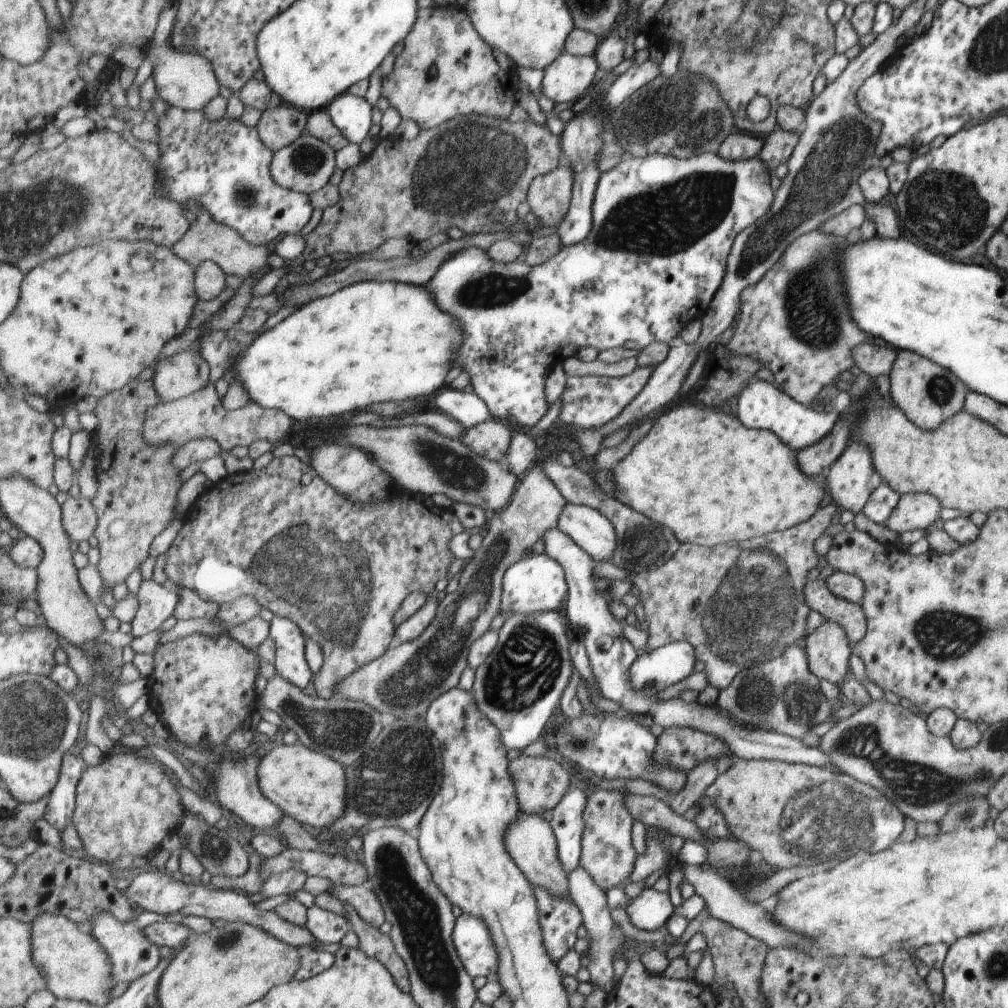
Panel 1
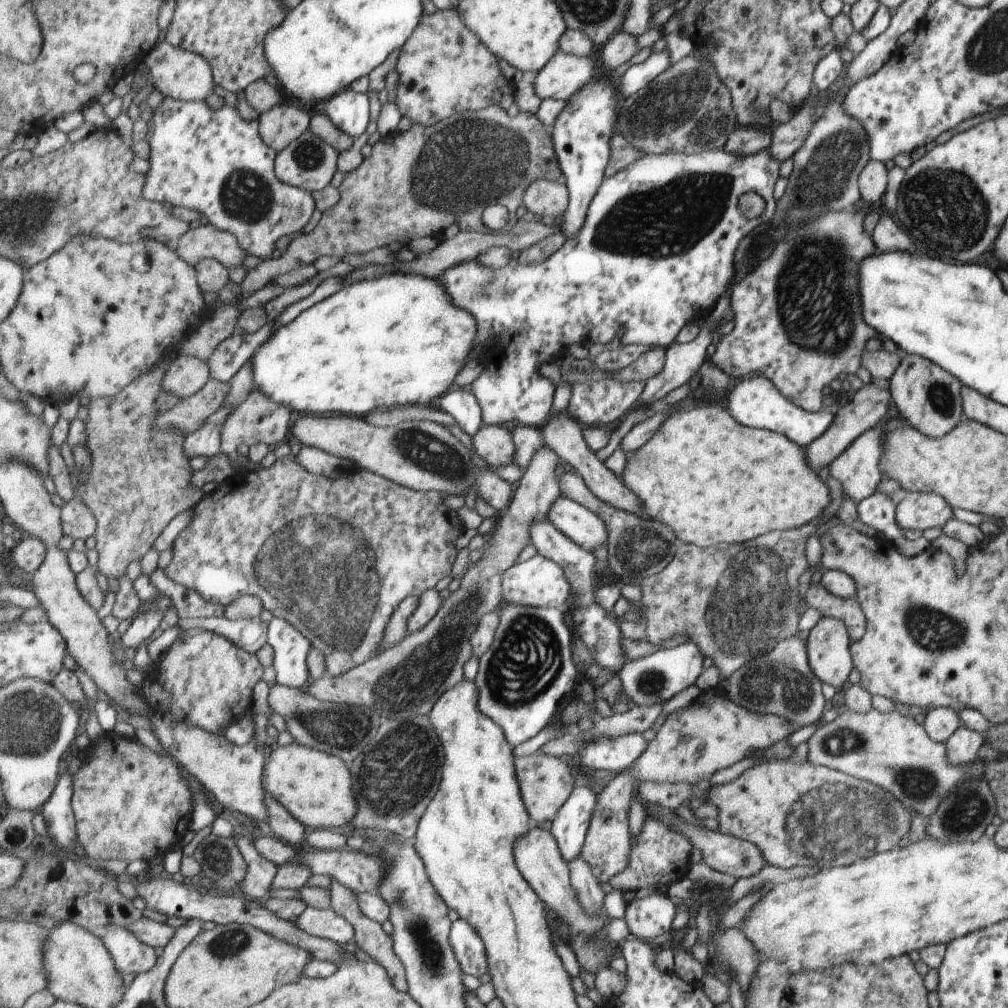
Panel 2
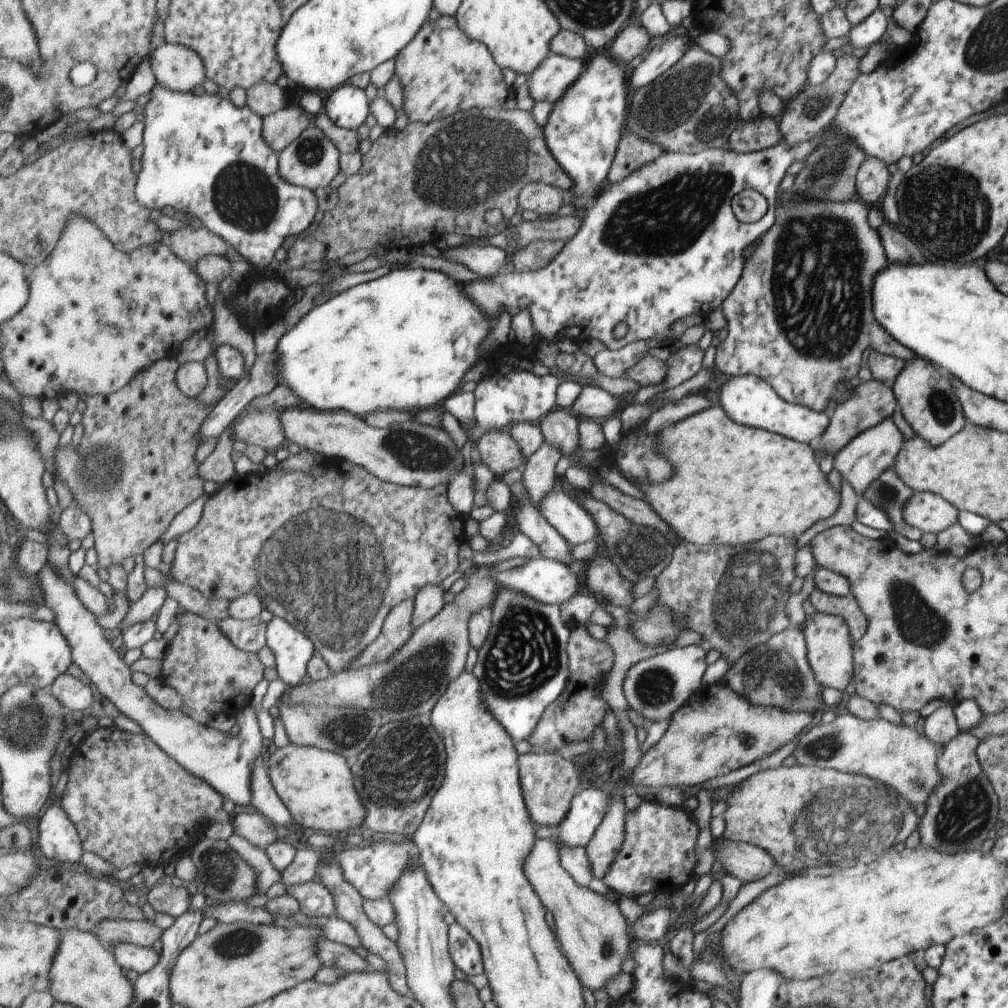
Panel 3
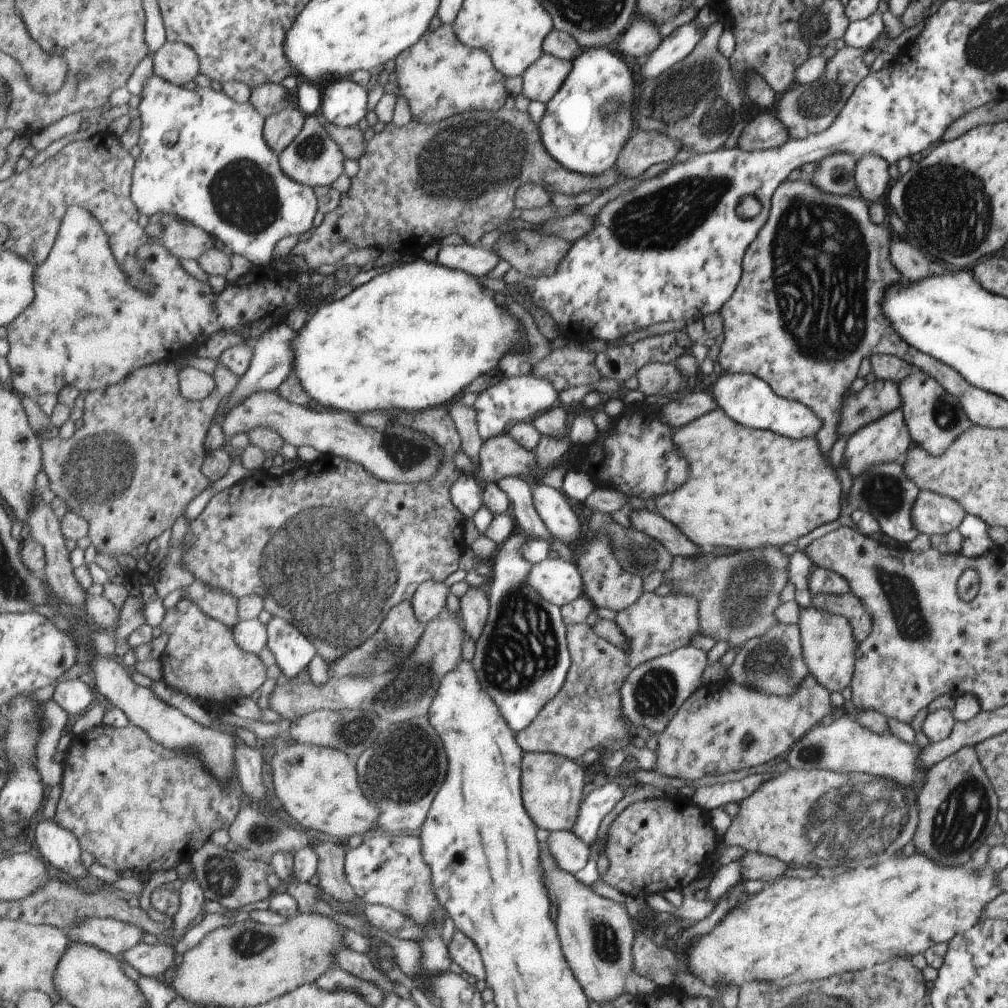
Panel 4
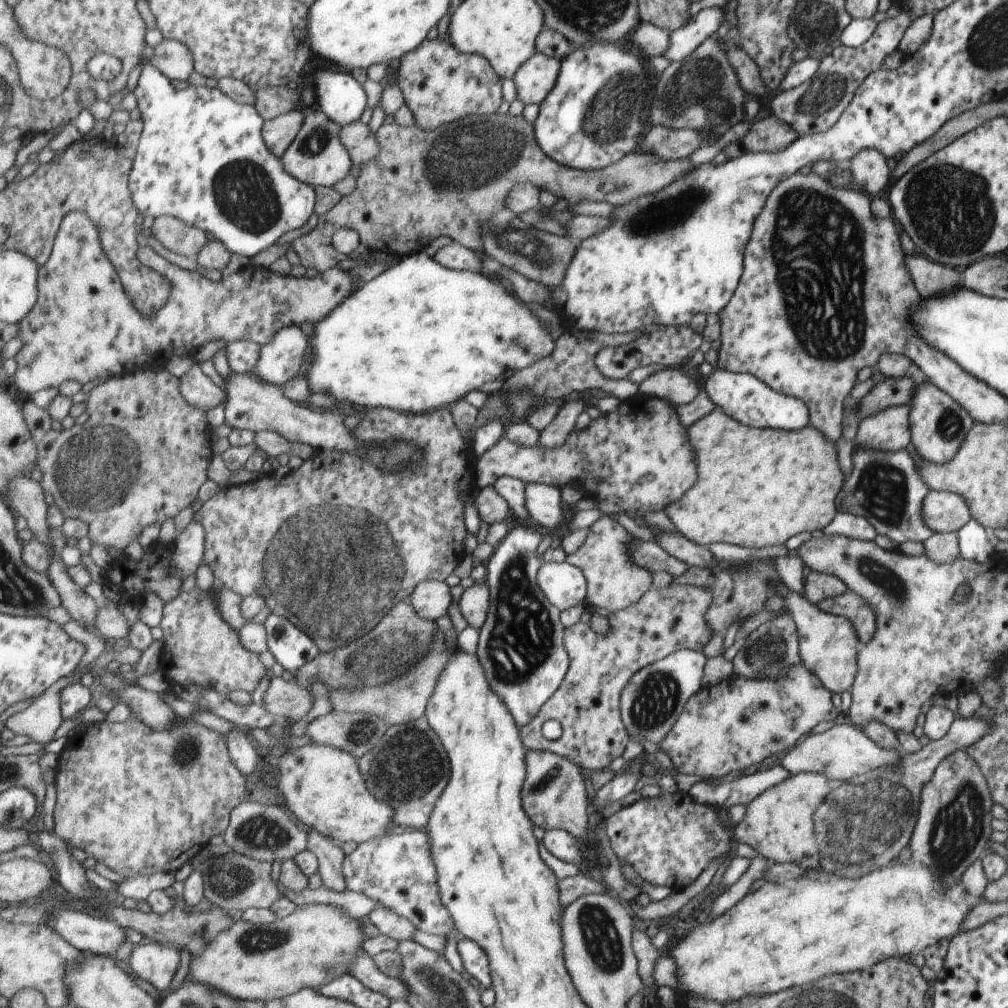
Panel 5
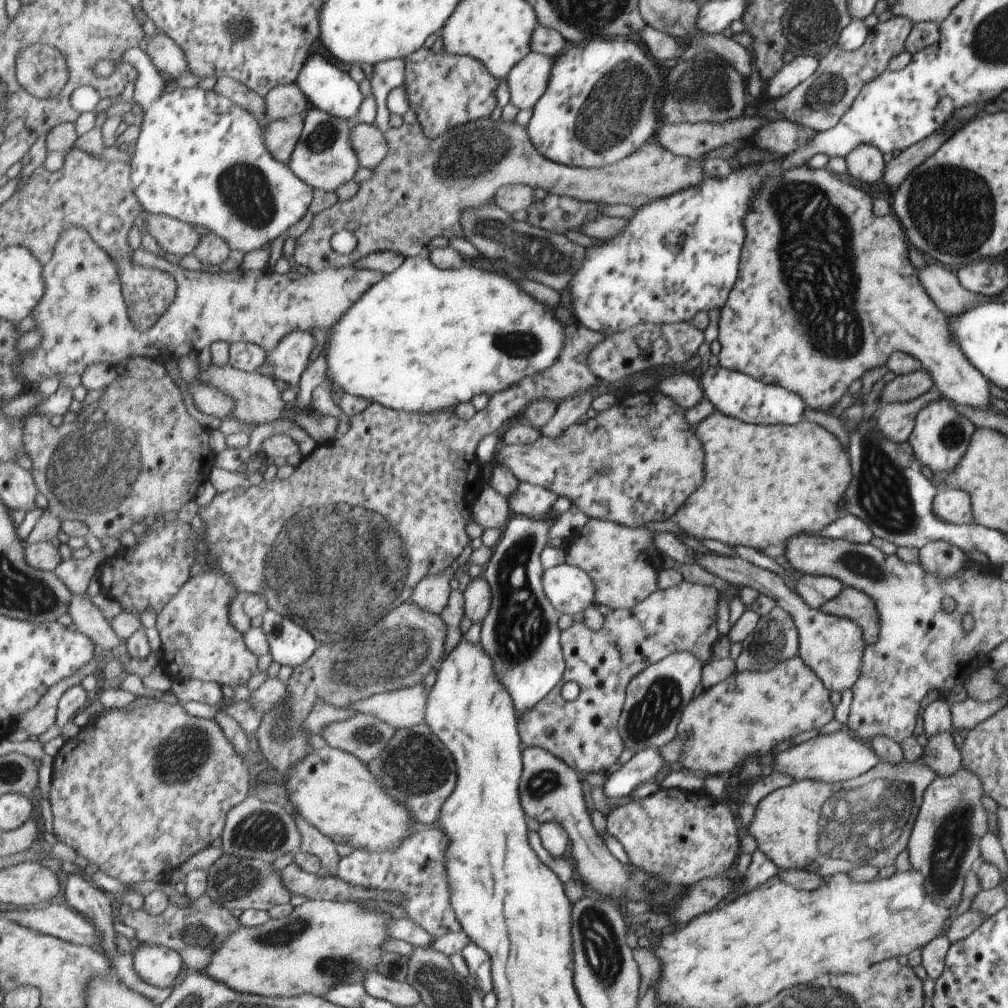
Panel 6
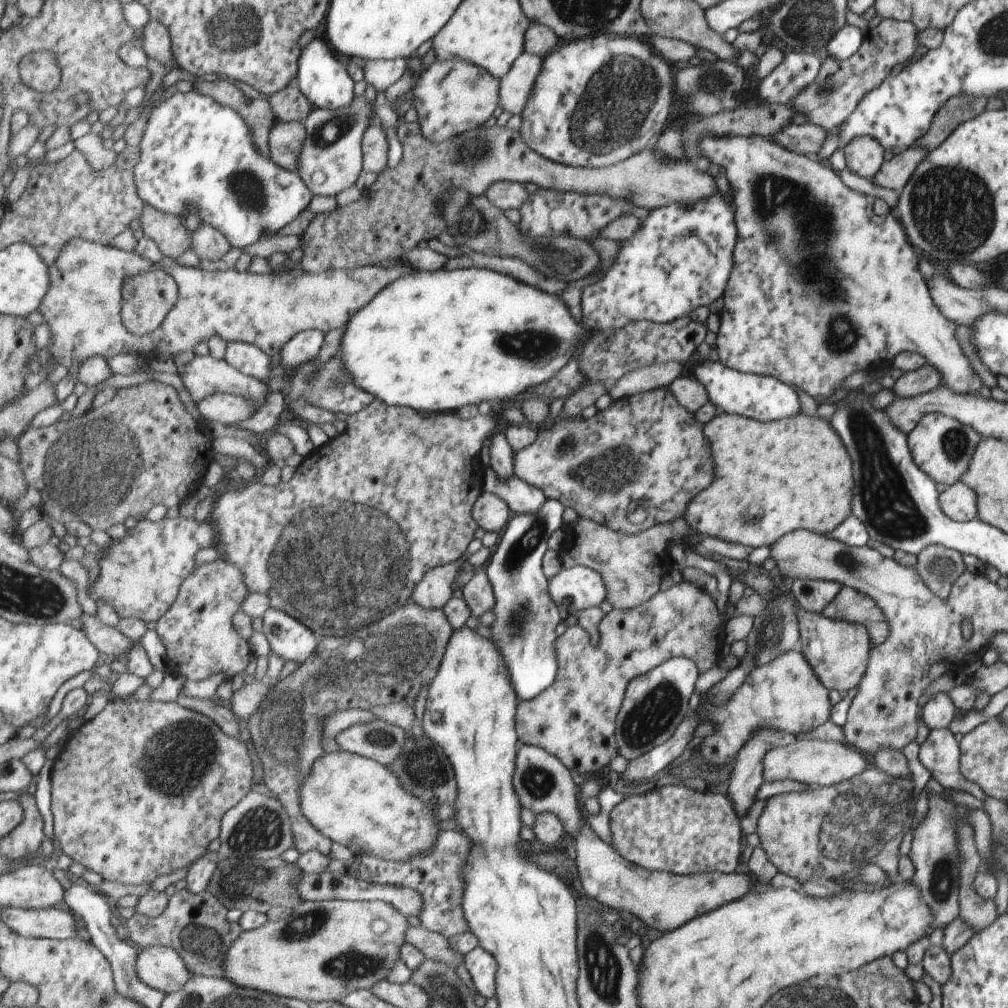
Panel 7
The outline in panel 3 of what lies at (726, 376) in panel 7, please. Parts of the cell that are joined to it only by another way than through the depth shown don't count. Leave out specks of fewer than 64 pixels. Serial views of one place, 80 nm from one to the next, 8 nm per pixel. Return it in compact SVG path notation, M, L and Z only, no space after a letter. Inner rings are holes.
M741 375L725 380L717 392L717 404L726 411L728 417L739 424L775 432L800 443L813 444L821 438L830 422L829 414L784 401L767 381L753 375Z

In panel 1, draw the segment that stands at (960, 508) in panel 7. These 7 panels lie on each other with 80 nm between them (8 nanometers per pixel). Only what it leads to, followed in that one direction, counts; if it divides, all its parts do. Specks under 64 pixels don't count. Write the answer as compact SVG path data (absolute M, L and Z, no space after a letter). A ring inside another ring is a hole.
M929 493L900 495L886 520L886 528L897 536L905 530L923 530L941 517L940 502Z

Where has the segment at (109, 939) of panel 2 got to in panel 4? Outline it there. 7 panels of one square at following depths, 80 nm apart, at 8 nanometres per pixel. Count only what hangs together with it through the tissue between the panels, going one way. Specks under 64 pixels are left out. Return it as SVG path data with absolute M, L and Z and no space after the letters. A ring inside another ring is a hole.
M139 943L126 950L122 956L143 977L159 977L165 972L174 954L173 946Z

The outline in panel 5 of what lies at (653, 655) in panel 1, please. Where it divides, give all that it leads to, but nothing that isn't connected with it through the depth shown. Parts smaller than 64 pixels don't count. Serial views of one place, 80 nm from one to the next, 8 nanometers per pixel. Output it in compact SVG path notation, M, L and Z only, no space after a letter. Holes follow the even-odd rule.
M679 649L631 676L620 692L620 719L632 742L641 745L643 740L647 740L658 746L662 745L687 699L702 687L702 668L705 661L706 657L702 652Z

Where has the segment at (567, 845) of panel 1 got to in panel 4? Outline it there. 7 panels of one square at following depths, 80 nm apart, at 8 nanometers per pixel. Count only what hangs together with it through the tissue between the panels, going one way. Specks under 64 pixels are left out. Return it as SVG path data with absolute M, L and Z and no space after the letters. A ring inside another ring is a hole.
M611 781L610 783L602 783L587 793L579 805L578 819L571 832L587 846L594 843L599 822L623 798L625 792L619 784Z

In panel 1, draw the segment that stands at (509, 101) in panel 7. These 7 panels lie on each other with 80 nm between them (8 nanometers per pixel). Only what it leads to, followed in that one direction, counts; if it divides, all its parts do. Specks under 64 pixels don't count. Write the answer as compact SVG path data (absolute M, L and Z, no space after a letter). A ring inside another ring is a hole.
M563 52L542 69L540 93L554 103L569 102L591 84L597 67L593 55L577 56Z

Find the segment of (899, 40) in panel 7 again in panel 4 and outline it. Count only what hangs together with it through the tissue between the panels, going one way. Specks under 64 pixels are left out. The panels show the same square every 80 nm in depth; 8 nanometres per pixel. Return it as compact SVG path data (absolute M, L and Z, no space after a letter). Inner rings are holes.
M836 45L836 51L826 60L825 72L813 83L794 85L778 96L775 116L786 125L789 138L802 139L807 135L823 132L841 110L853 89L868 74L868 61L876 54L869 46L855 48L847 45Z

